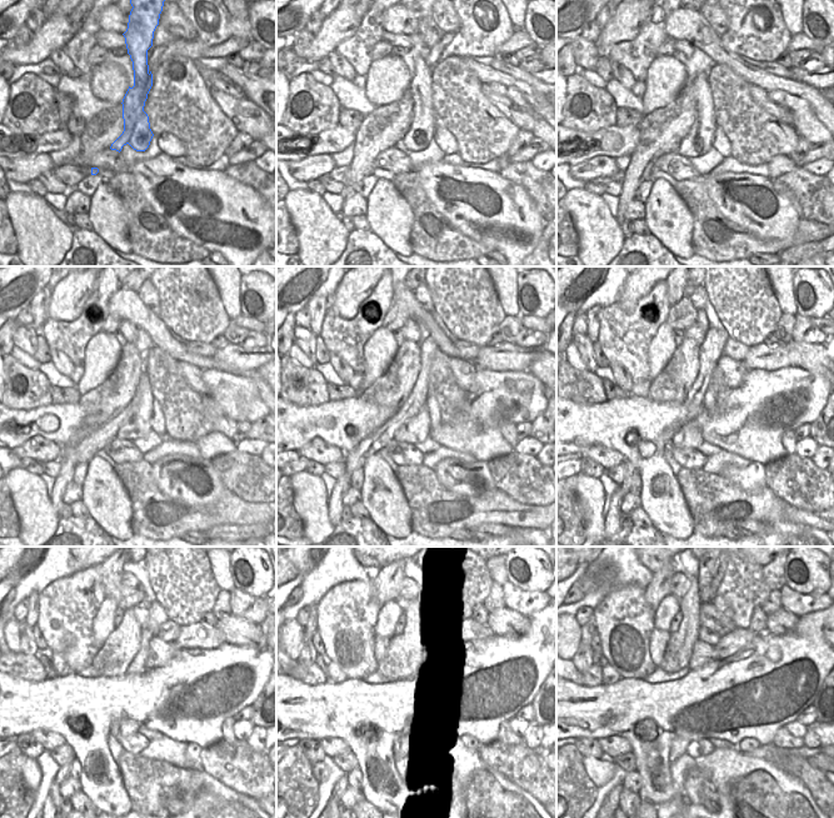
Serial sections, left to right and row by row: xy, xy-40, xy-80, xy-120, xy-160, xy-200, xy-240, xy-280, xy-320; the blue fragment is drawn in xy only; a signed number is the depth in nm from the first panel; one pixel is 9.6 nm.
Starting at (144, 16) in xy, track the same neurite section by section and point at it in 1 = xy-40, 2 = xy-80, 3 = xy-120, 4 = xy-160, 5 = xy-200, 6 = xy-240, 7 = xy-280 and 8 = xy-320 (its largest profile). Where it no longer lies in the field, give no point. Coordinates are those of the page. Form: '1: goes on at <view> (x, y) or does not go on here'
1: goes on at xy-40 (422, 131)
2: goes on at xy-80 (698, 141)
3: goes on at xy-120 (138, 425)
4: goes on at xy-160 (415, 430)
5: goes on at xy-200 (689, 435)
6: goes on at xy-240 (125, 727)
7: goes on at xy-280 (401, 738)
8: goes on at xy-320 (679, 746)

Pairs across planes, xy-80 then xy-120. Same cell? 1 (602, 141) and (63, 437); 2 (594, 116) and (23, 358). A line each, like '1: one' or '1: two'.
1: one
2: two

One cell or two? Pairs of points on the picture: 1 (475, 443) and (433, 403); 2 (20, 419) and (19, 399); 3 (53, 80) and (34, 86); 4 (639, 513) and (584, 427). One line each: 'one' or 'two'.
1: two
2: two
3: two
4: two

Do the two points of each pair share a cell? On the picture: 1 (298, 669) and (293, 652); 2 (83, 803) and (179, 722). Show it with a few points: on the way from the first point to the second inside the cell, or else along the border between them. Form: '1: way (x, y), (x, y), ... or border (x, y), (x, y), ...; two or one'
1: border (289, 657), (295, 661); two
2: border (80, 789), (93, 804); two

